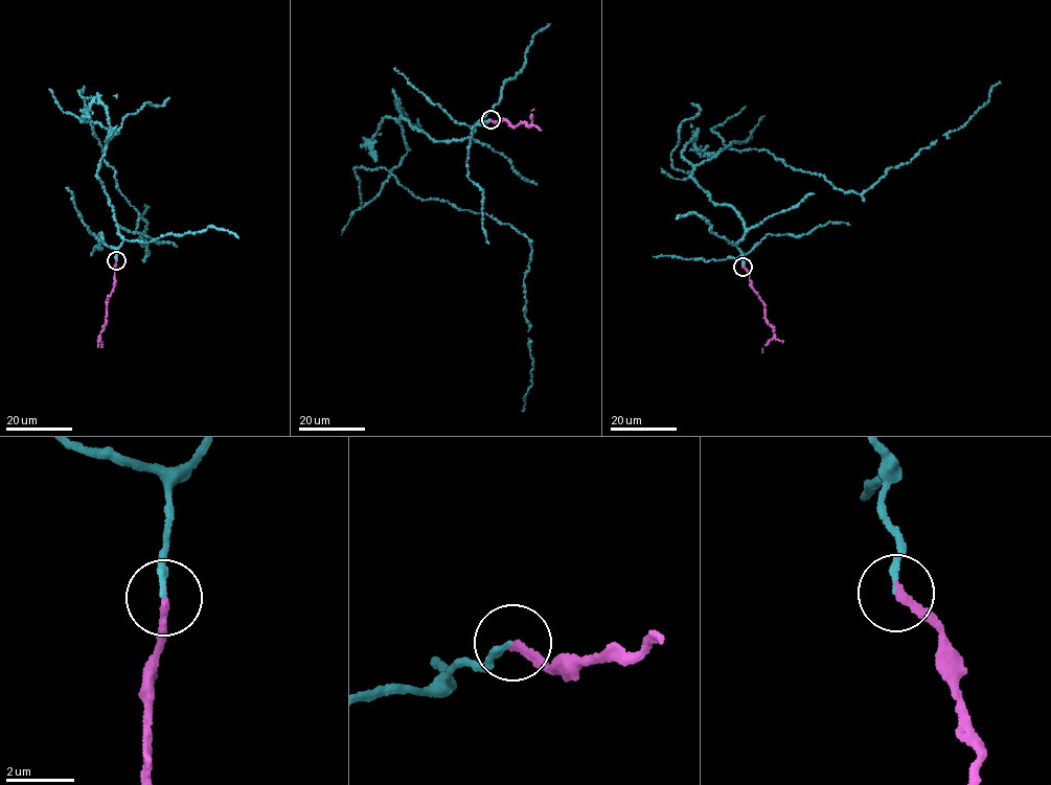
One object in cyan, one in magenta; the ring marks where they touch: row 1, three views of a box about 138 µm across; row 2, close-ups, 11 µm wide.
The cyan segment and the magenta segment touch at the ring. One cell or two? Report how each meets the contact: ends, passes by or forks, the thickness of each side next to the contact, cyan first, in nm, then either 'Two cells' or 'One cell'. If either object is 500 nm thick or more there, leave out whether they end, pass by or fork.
At the ring cyan ends. At the ring magenta ends. Thickness 180 nm (cyan) against 220 nm. One cell

